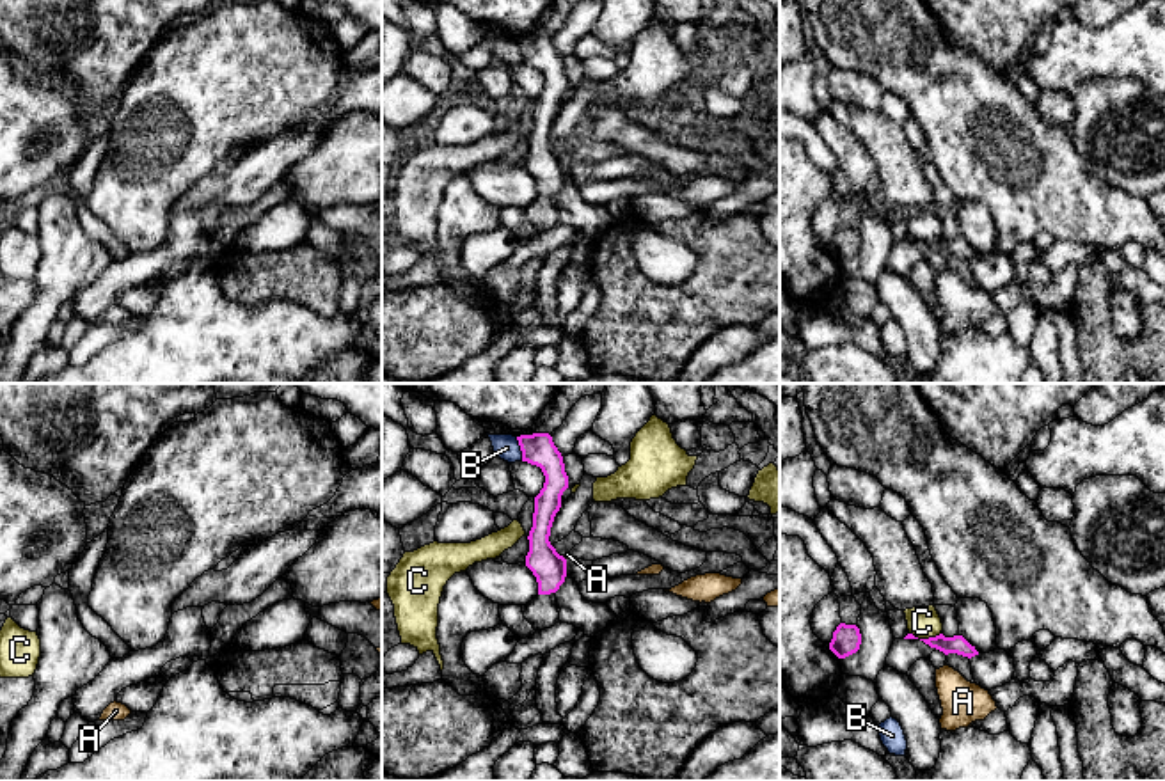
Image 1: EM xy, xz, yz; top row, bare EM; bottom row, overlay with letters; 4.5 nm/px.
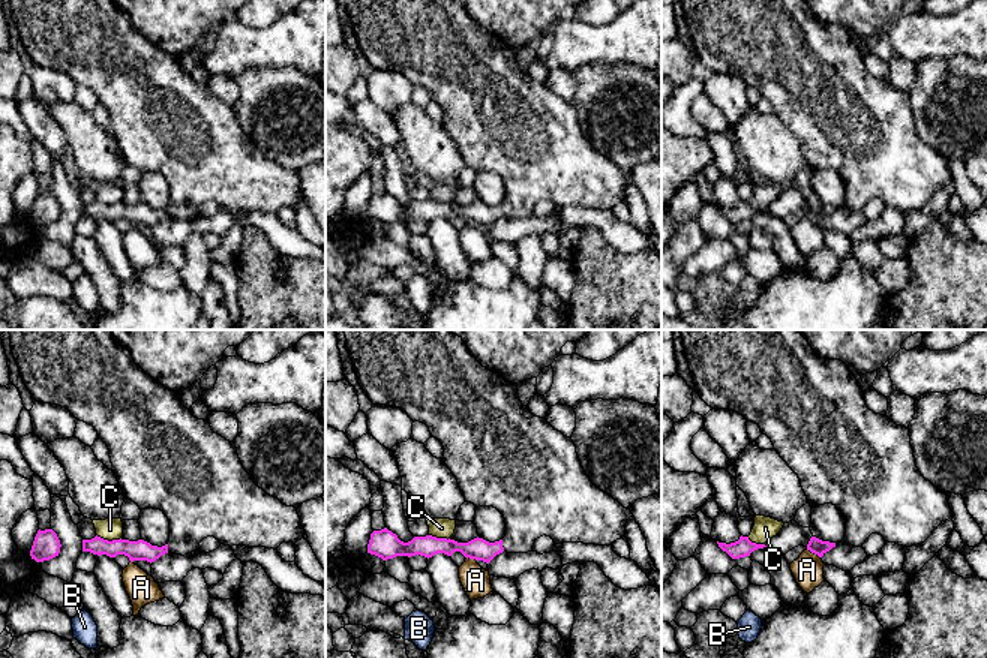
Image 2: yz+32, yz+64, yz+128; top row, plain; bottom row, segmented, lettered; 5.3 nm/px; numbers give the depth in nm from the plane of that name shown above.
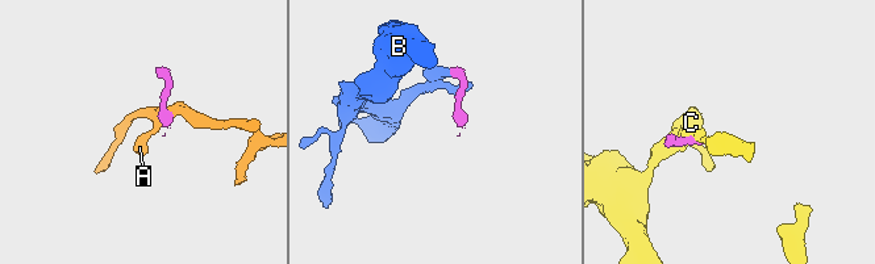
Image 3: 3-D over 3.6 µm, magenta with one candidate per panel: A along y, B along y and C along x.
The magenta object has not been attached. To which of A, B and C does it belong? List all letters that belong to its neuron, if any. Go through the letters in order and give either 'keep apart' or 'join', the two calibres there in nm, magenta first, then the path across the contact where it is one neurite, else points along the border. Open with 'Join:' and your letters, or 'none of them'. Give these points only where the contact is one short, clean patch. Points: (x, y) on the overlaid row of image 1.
Join: none of them
A: keep apart | 150/20 nm | along xz (562, 556), (565, 560)
B: keep apart | 150/120 nm | along xz (515, 437), (523, 458)
C: keep apart | 80/140 nm | along yz (910, 632), (919, 638), (940, 634)

